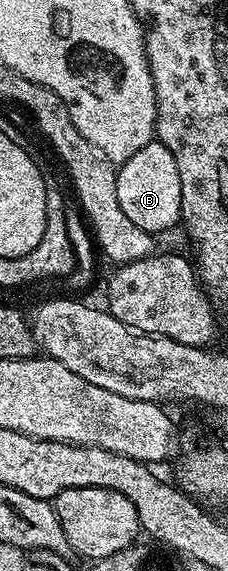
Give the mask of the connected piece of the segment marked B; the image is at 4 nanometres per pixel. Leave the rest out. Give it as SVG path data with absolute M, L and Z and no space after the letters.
M159 141L146 144L134 157L130 157L126 162L119 164L116 173L116 196L118 205L138 229L146 229L153 233L168 231L172 226L180 223L180 206L182 205L182 181L178 177L178 161L174 161L174 153L166 149Z

